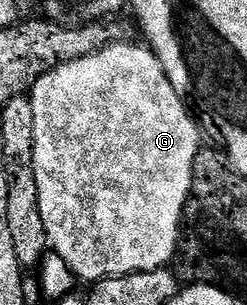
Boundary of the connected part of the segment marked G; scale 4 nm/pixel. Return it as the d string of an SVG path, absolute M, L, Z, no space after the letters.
M113 42L86 58L78 58L50 70L42 78L38 78L30 93L34 106L34 178L38 182L38 210L42 214L42 226L46 226L51 251L60 256L66 266L70 266L73 276L80 282L99 282L107 280L109 276L129 276L135 272L149 272L171 265L180 243L180 229L184 218L180 206L188 188L189 161L192 160L196 146L196 132L193 129L197 123L188 105L174 90L170 78L166 78L152 49L124 43Z

